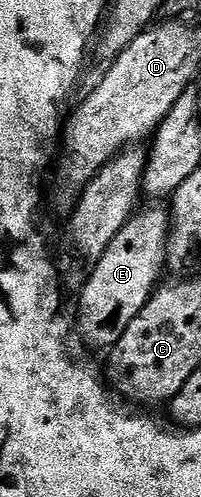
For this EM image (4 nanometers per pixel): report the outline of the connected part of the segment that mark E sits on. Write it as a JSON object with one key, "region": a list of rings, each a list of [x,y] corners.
{"region":[[[144,209],[132,214],[132,218],[124,224],[122,231],[114,235],[110,247],[91,266],[92,274],[80,293],[80,333],[88,345],[96,349],[111,350],[112,346],[122,339],[122,331],[130,327],[130,319],[146,307],[146,303],[161,284],[160,272],[165,272],[168,254],[168,222],[170,213],[164,209]]]}

